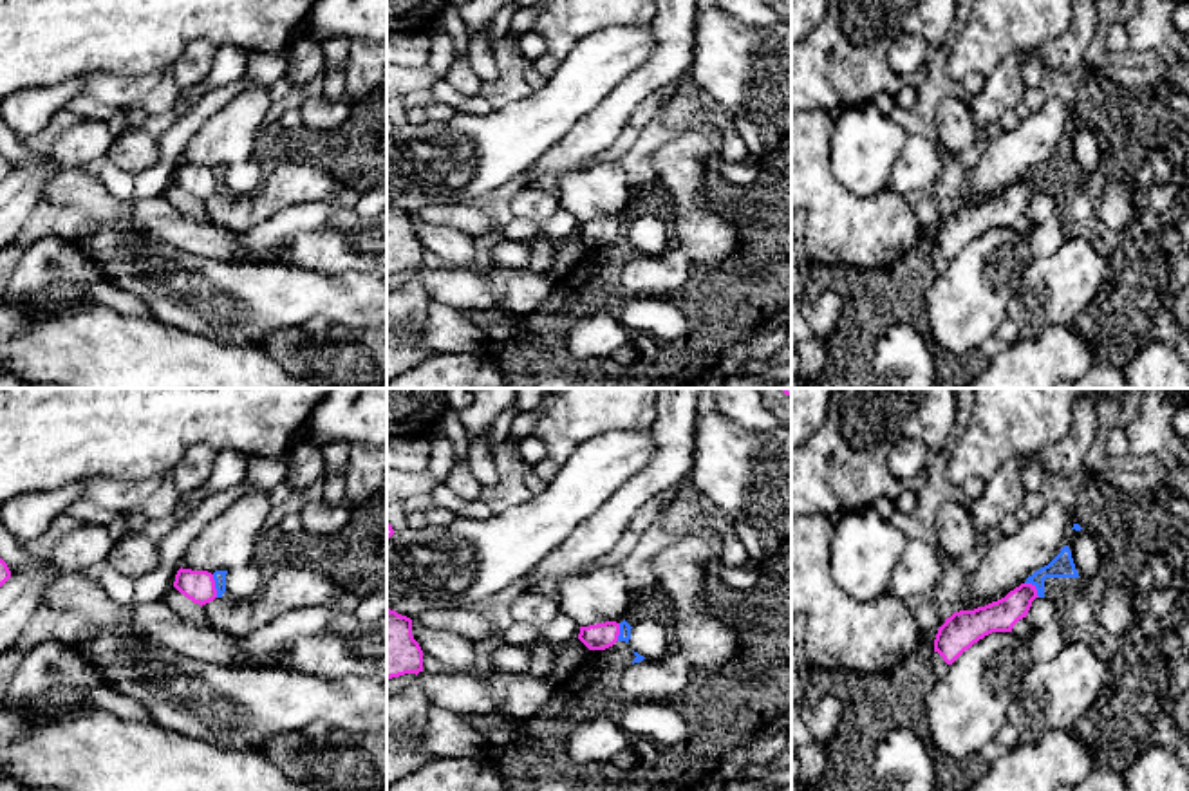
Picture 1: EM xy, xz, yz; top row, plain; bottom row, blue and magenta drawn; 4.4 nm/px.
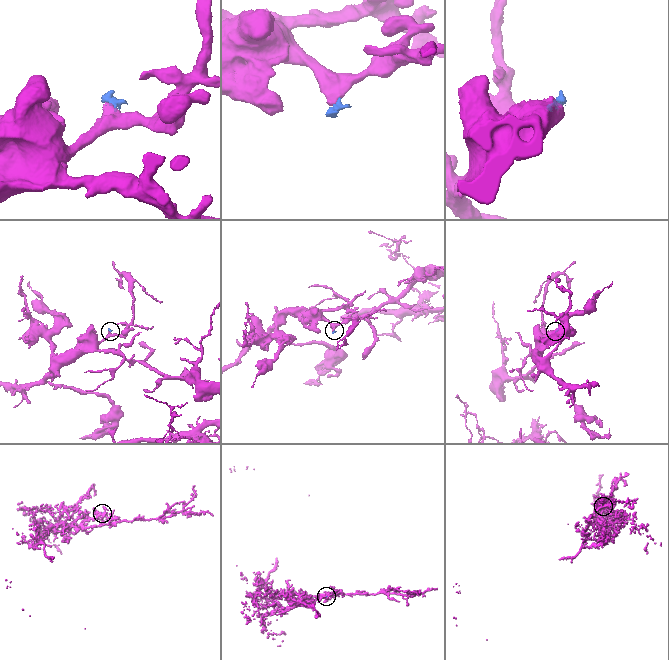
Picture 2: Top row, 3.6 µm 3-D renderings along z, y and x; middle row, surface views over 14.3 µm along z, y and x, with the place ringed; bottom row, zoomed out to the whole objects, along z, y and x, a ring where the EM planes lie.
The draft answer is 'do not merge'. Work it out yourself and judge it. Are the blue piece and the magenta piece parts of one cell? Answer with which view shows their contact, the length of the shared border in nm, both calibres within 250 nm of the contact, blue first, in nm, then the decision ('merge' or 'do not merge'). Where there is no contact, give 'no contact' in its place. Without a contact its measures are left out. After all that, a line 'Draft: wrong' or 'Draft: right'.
contact in xy; length 110 nm; calibres 60 and 140 nm; do not merge
Draft: right

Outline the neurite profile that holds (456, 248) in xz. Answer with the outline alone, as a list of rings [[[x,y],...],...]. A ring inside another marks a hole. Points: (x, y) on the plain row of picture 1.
[[[414,219],[412,231],[419,238],[423,249],[435,253],[452,267],[473,265],[477,237],[446,226],[430,226]]]

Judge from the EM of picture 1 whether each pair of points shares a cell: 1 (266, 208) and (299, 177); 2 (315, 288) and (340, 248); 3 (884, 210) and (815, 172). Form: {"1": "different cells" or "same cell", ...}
{"1": "same cell", "2": "different cells", "3": "same cell"}

